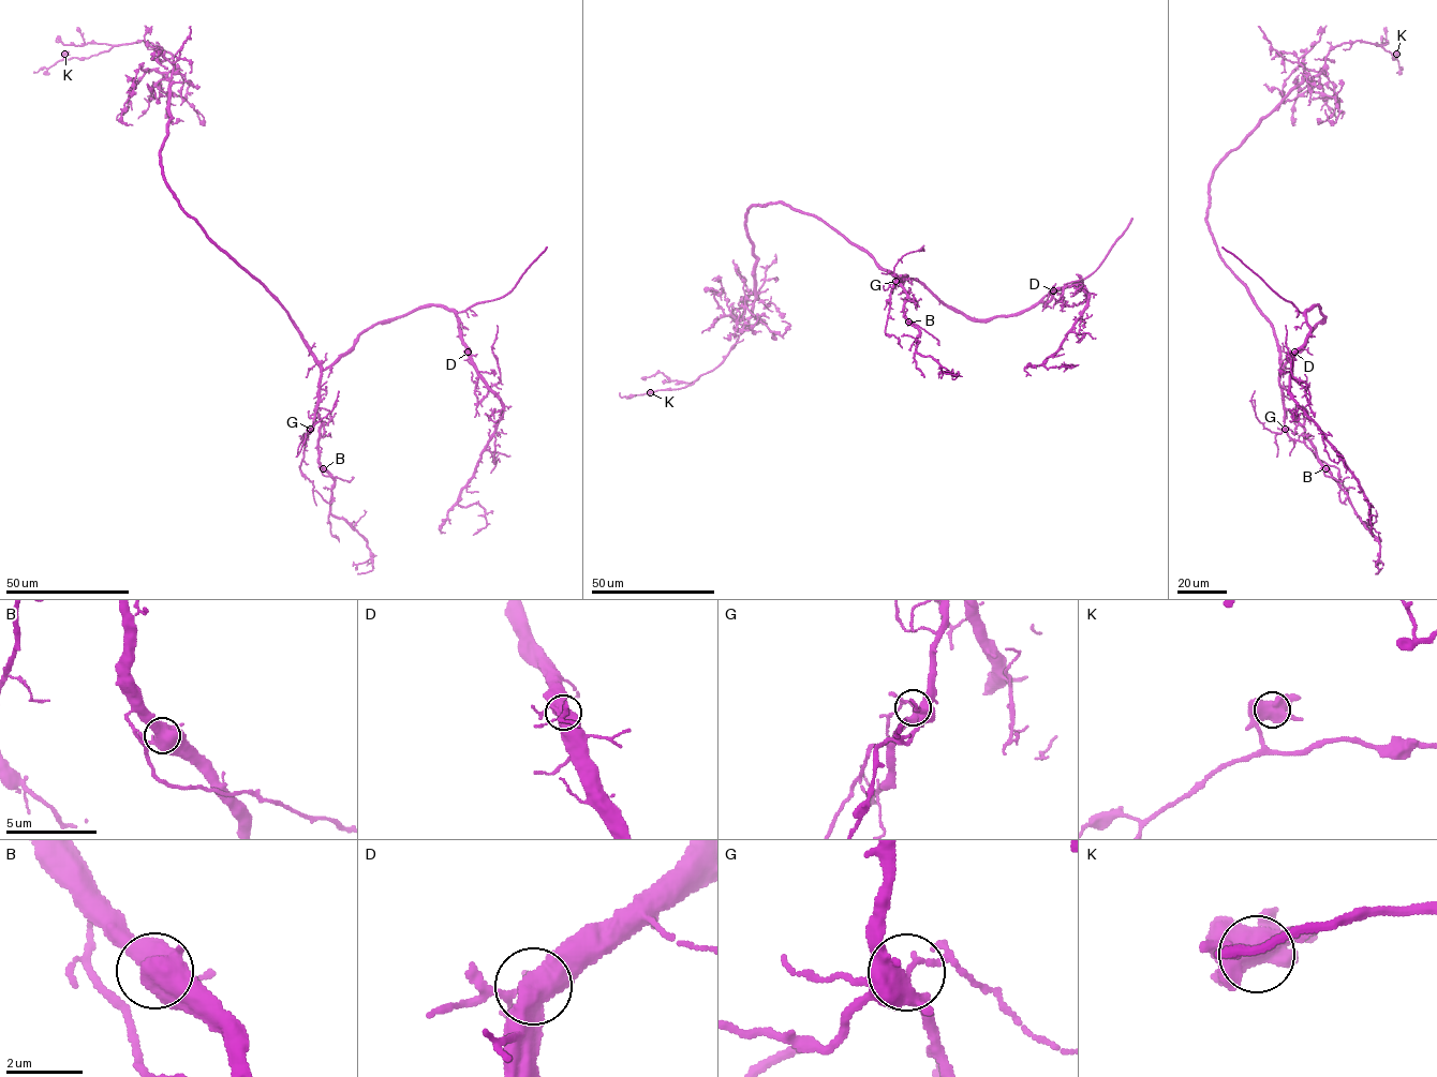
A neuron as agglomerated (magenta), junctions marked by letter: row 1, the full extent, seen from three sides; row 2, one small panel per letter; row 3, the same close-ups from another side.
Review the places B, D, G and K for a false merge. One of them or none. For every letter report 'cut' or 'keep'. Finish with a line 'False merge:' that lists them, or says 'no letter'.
B: keep
D: keep
G: keep
K: keep
False merge: no letter

